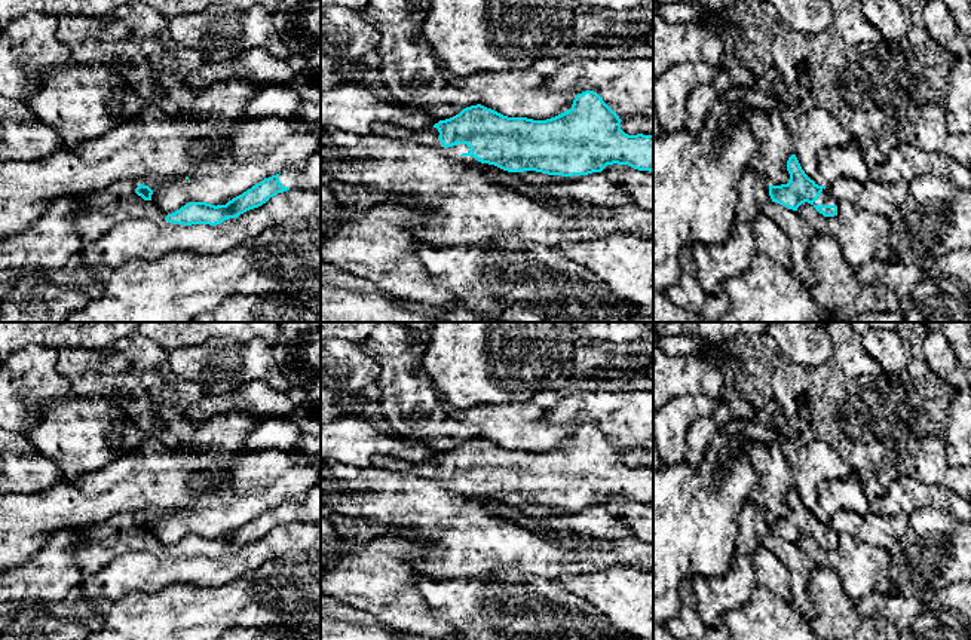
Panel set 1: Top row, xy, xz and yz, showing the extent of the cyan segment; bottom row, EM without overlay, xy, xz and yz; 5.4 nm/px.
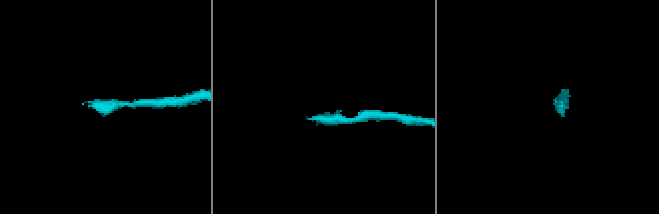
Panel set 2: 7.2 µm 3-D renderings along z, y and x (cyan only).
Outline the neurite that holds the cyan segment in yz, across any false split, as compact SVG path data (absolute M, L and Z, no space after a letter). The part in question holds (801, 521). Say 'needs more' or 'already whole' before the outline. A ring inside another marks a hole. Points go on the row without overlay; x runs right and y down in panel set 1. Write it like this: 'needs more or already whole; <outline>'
needs more; M796 487L788 490L787 503L790 506L790 514L787 517L769 518L772 535L793 543L797 543L802 536L808 535L824 549L837 548L839 533L830 527L824 518L818 518L805 506Z

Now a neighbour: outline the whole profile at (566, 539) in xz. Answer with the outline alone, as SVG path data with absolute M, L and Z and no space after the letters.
M548 530L546 535L557 539L564 548L581 548L581 546L607 548L609 546L609 542L606 541L586 539L576 533Z

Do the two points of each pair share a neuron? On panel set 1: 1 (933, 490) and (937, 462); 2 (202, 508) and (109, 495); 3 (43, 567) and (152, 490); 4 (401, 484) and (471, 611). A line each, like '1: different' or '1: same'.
1: different
2: different
3: different
4: different

